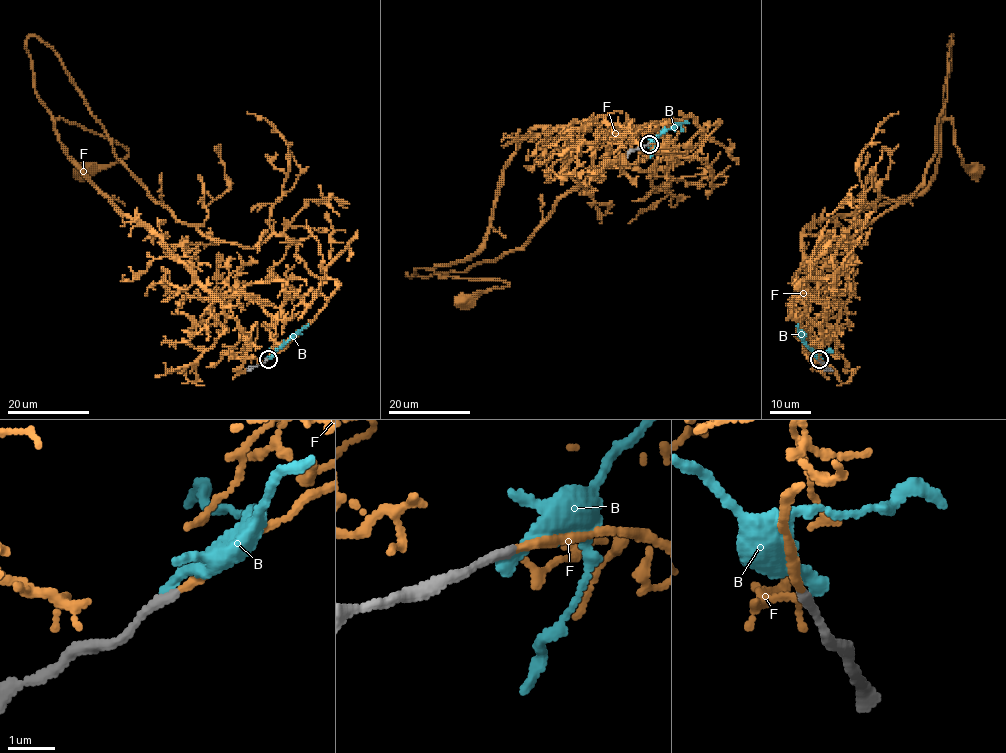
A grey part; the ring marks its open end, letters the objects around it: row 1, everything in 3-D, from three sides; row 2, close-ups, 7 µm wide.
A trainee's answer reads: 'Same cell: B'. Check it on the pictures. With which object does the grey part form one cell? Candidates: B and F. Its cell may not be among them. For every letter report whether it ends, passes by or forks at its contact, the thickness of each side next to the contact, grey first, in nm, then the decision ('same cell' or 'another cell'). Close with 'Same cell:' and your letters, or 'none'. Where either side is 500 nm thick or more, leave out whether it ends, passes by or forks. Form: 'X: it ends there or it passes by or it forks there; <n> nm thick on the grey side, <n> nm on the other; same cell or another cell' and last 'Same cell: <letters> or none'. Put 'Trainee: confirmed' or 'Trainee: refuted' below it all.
B: it ends there; 190 nm thick on the grey side, 280 nm on the other; another cell
F: it ends there; 180 nm thick on the grey side, 160 nm on the other; same cell
Same cell: F
Trainee: refuted

